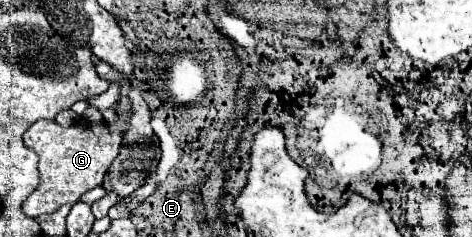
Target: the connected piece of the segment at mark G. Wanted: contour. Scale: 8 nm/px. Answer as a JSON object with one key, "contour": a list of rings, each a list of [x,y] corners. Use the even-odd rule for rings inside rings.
{"contour":[[[123,116],[117,124],[79,122],[69,128],[63,128],[53,120],[35,122],[23,140],[39,156],[41,182],[23,202],[23,212],[31,218],[39,218],[43,214],[55,212],[63,204],[75,204],[87,190],[101,186],[111,162],[119,154],[121,136],[127,130],[125,122],[127,120]]]}

